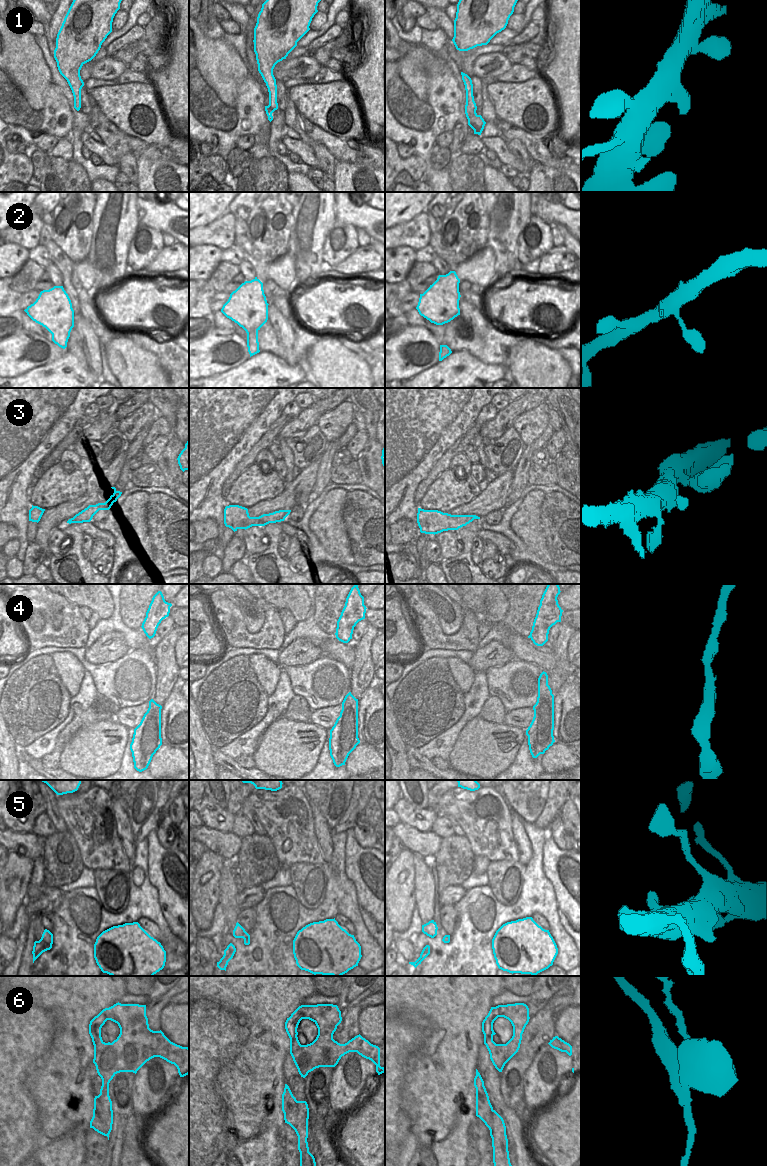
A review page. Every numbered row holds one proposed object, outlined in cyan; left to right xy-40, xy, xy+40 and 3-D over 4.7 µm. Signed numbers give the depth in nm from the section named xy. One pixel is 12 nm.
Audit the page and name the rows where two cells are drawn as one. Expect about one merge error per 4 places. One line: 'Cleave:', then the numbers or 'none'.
Cleave: 6

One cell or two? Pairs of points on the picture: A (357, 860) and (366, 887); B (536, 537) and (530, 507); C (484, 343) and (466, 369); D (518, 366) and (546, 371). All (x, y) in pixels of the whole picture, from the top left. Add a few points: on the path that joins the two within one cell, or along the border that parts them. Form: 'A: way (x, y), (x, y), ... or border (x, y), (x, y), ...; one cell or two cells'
A: way (359, 867), (366, 874), (366, 880); one cell
B: way (530, 530), (530, 514); one cell
C: border (452, 351), (467, 350), (483, 362), (496, 365); two cells
D: way (525, 366), (533, 366), (539, 371); one cell

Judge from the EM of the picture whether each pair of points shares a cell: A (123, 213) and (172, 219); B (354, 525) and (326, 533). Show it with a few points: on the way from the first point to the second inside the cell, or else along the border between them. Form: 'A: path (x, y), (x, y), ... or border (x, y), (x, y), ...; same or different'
A: border (135, 202), (139, 223); different
B: border (343, 504), (342, 518), (352, 550); different

